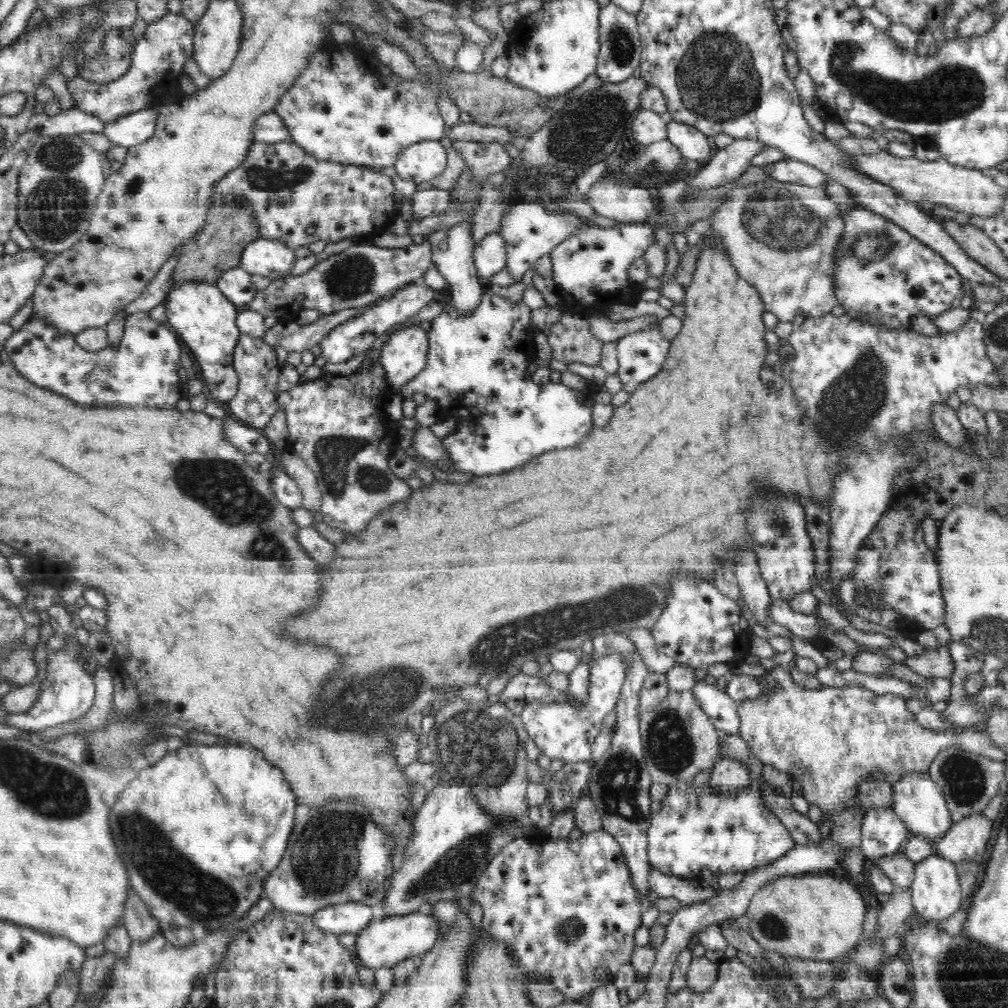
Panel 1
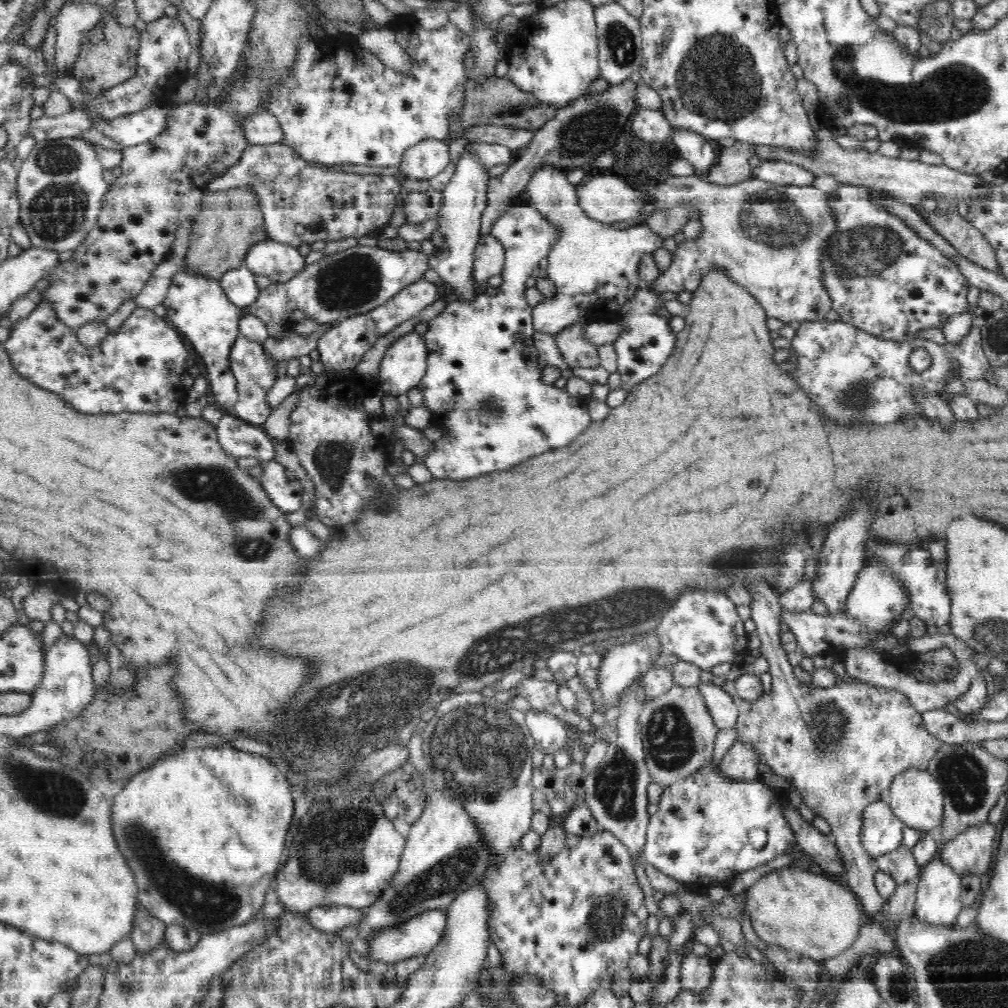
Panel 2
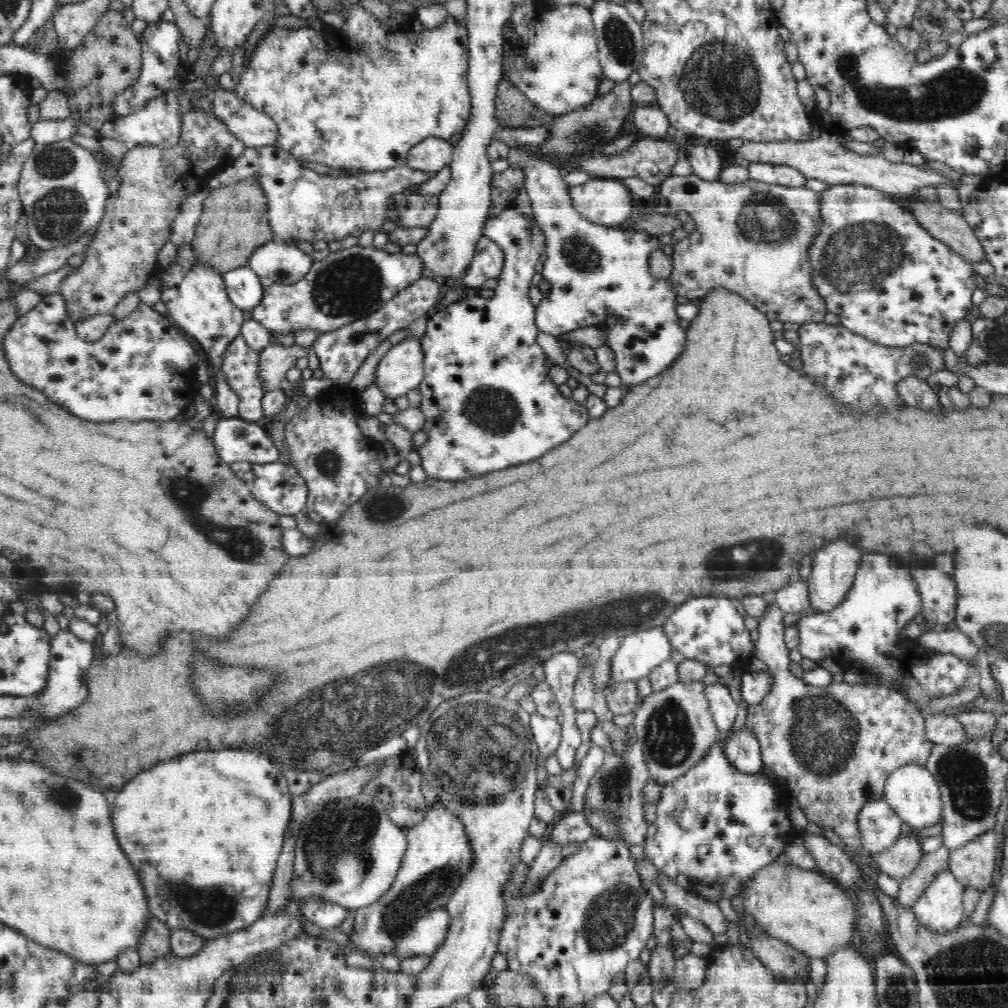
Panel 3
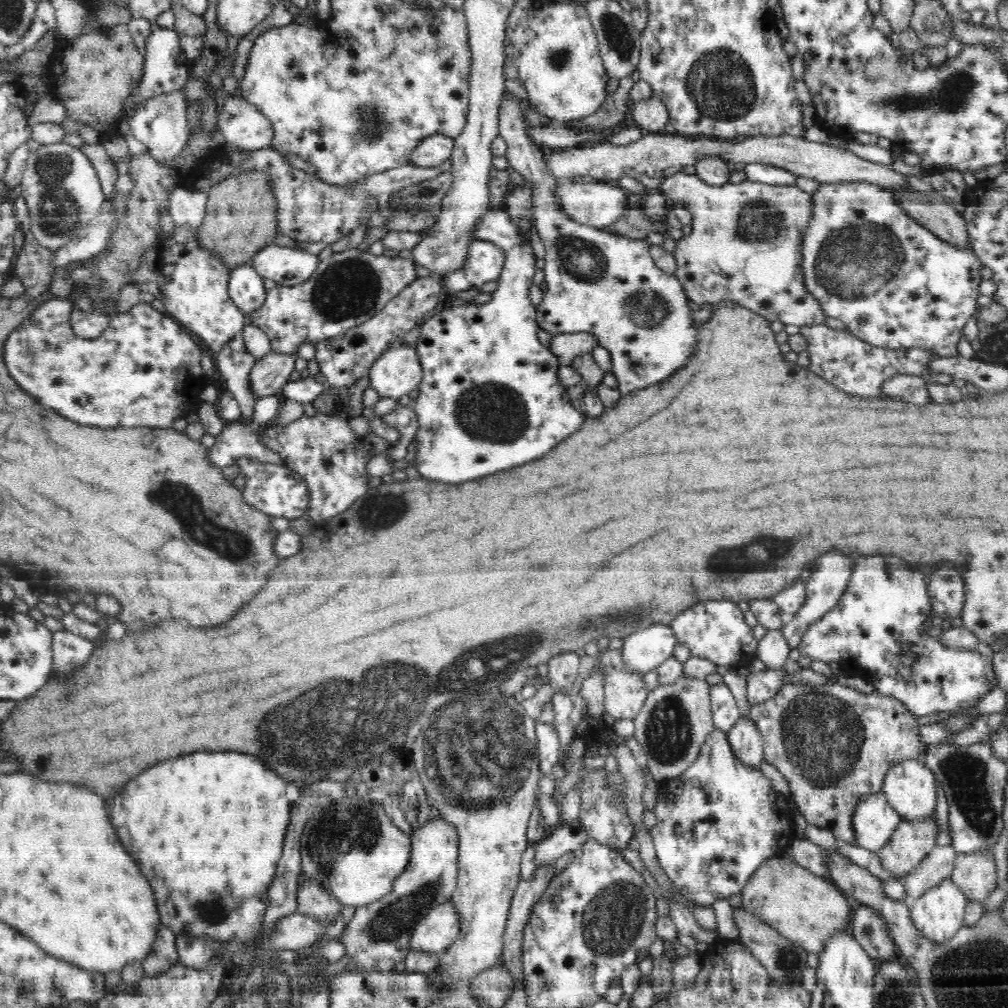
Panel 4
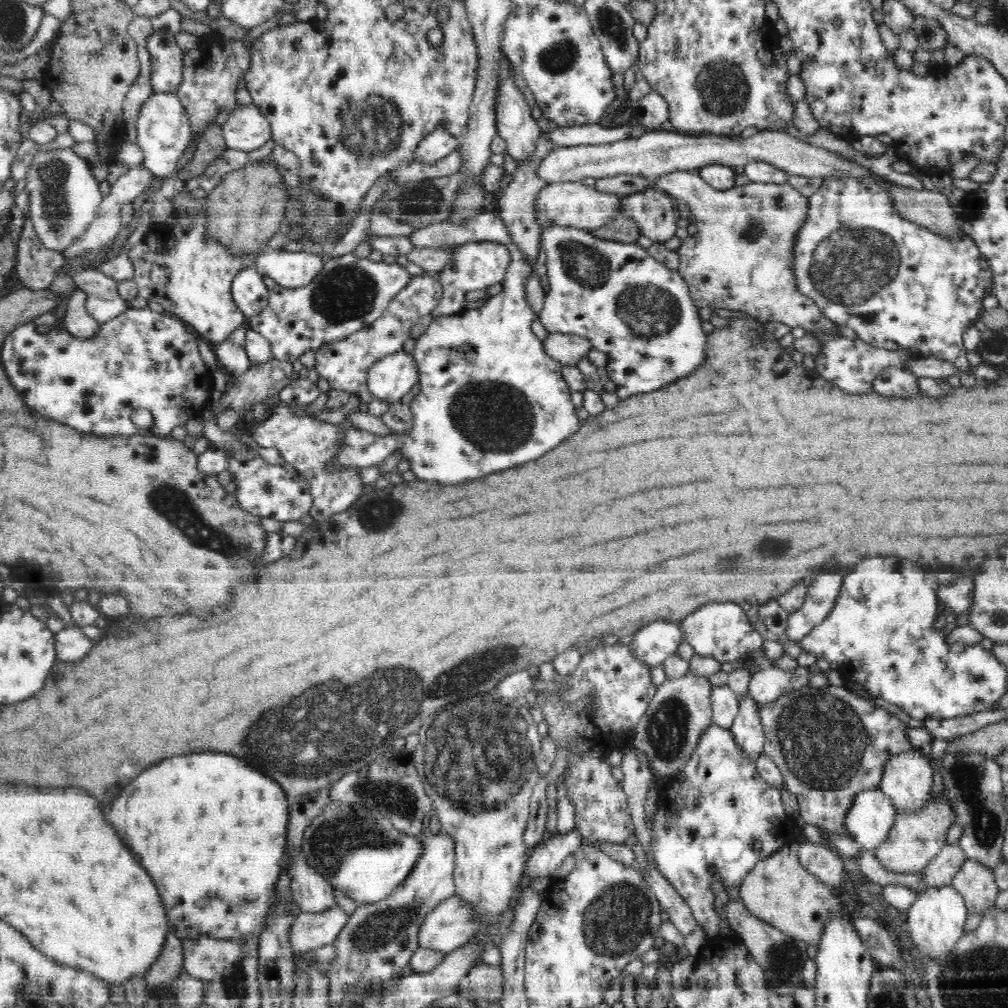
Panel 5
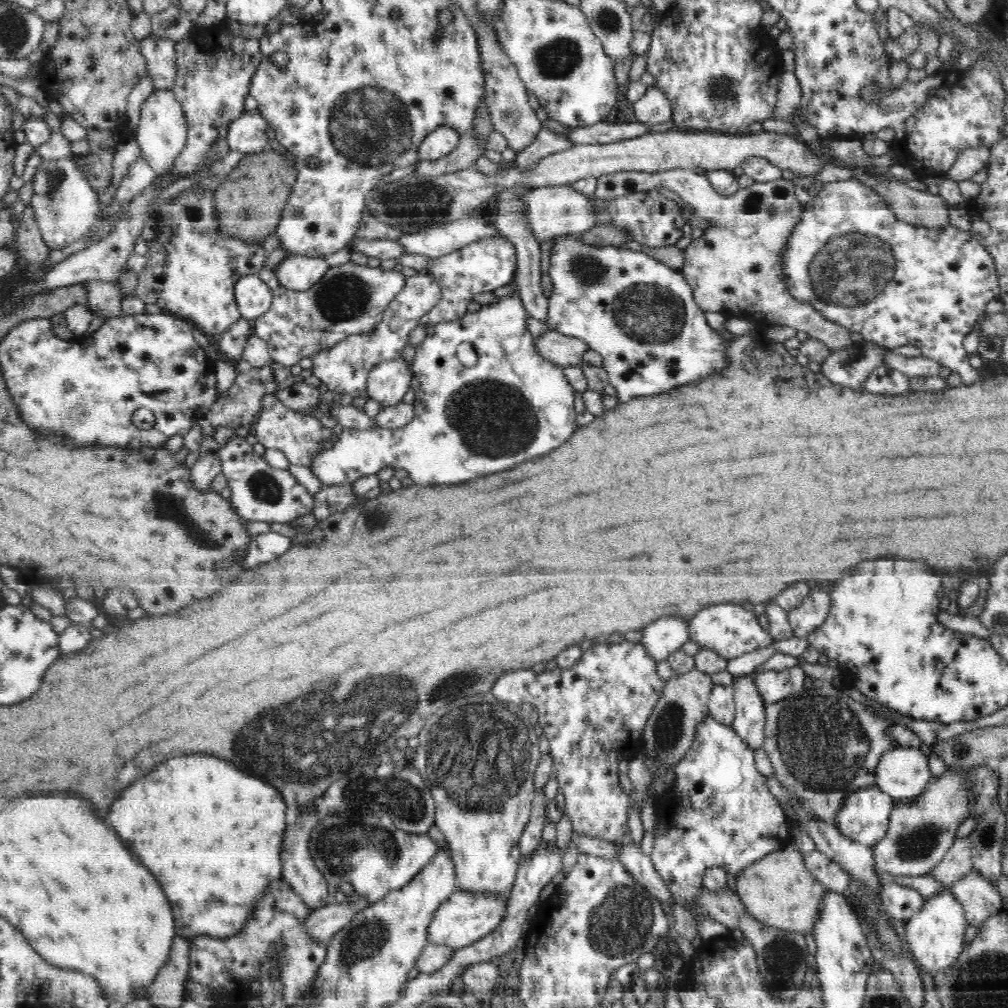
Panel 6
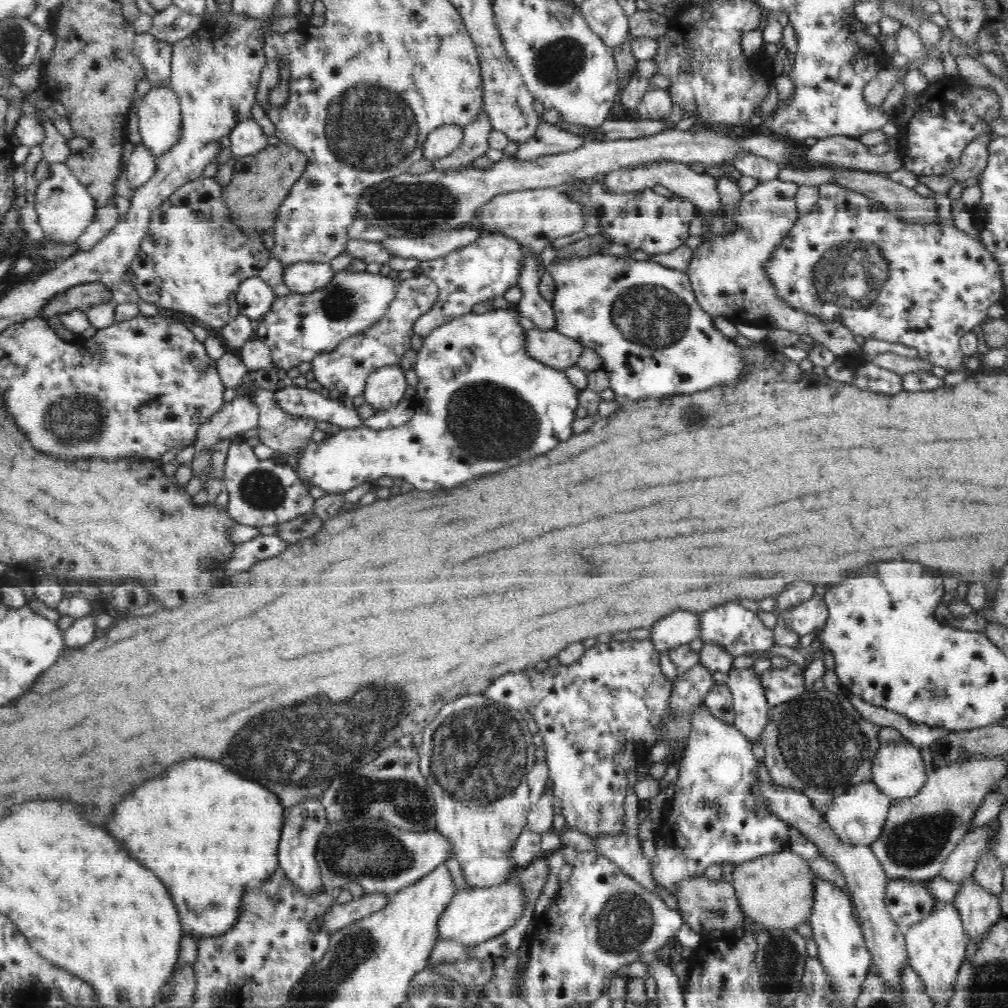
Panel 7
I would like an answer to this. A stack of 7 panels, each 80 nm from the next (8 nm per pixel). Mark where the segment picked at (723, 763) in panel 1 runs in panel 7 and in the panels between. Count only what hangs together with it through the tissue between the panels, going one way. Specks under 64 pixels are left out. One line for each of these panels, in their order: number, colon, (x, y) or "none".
2: (740, 762)
3: (742, 750)
4: (744, 737)
5: (748, 732)
6: (749, 722)
7: (750, 703)

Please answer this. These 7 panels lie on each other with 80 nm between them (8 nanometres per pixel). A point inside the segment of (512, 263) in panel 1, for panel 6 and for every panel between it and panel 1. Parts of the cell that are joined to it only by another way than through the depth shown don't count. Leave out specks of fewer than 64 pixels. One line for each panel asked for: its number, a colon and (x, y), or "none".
2: (482, 386)
3: (488, 403)
4: (489, 399)
5: (510, 405)
6: (513, 405)

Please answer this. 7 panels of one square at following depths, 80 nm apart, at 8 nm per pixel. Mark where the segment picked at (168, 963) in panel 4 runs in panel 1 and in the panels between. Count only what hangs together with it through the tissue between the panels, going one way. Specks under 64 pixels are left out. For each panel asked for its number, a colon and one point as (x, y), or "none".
1: (141, 925)
2: (147, 932)
3: (155, 942)

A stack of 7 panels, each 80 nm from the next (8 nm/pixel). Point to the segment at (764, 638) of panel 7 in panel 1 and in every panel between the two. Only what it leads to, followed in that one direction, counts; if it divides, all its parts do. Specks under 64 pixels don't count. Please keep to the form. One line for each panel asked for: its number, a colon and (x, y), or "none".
1: (695, 628)
2: (702, 627)
3: (709, 629)
4: (716, 630)
5: (720, 629)
6: (729, 629)

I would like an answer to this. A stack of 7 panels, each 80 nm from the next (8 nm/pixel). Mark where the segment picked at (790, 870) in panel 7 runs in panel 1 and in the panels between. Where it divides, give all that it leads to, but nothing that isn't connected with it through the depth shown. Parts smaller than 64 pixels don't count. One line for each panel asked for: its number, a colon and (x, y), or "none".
1: (817, 917)
2: (792, 908)
3: (797, 906)
4: (806, 909)
5: (778, 890)
6: (778, 890)

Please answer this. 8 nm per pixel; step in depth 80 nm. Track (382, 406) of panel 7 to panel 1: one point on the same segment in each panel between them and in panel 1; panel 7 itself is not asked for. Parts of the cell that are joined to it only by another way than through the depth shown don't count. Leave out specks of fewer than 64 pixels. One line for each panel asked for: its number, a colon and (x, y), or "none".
1: (404, 355)
2: (404, 364)
3: (401, 369)
4: (398, 371)
5: (391, 377)
6: (387, 383)

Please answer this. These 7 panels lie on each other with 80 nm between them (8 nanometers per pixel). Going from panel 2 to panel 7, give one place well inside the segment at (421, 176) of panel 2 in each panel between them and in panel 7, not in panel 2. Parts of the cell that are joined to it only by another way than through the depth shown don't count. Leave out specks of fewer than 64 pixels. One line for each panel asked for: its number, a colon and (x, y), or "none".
3: (432, 154)
4: (431, 151)
5: (438, 144)
6: (437, 144)
7: (443, 141)

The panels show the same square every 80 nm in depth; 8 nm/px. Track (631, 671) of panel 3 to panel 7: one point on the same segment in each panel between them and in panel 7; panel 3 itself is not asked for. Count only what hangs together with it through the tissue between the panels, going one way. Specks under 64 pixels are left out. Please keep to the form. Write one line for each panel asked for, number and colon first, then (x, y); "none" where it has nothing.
4: (644, 649)
5: (654, 643)
6: (667, 634)
7: (681, 627)

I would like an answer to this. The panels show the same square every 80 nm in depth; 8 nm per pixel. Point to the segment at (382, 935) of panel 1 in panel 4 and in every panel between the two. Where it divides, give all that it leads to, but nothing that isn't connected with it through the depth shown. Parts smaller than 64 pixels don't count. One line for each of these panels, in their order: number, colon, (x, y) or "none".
2: (419, 936)
3: (428, 933)
4: (441, 928)

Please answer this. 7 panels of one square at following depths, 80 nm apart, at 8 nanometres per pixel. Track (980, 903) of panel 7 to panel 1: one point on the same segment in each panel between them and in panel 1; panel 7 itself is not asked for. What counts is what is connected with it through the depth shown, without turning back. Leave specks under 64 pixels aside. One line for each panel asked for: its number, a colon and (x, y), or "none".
1: (967, 839)
2: (971, 851)
3: (973, 864)
4: (974, 873)
5: (975, 882)
6: (980, 899)

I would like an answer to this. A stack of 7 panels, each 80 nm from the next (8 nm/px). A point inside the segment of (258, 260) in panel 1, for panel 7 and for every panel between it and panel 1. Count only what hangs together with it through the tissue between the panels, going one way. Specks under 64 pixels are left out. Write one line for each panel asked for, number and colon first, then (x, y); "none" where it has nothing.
2: (280, 262)
3: (284, 262)
4: (287, 266)
5: (289, 269)
6: (295, 273)
7: (306, 277)

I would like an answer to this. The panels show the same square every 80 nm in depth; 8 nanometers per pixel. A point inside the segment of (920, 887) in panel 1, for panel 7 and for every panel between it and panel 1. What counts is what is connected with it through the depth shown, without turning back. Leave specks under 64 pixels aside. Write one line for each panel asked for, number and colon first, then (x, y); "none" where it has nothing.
2: (938, 902)
3: (939, 908)
4: (938, 914)
5: (936, 920)
6: (936, 935)
7: (936, 946)

